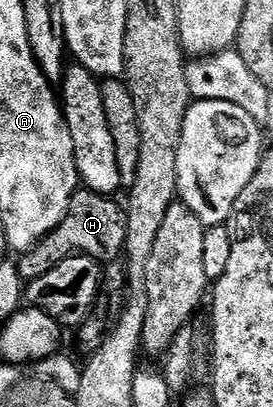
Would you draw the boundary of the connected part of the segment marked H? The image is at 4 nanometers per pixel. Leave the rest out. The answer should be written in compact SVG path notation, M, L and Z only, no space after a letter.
M86 188L76 190L69 200L65 220L61 220L61 224L57 224L57 228L53 228L53 232L49 232L36 246L18 255L19 277L24 283L32 282L37 276L45 276L45 272L67 258L86 256L103 264L118 259L127 244L127 216L124 207L115 201L114 197L95 194Z

